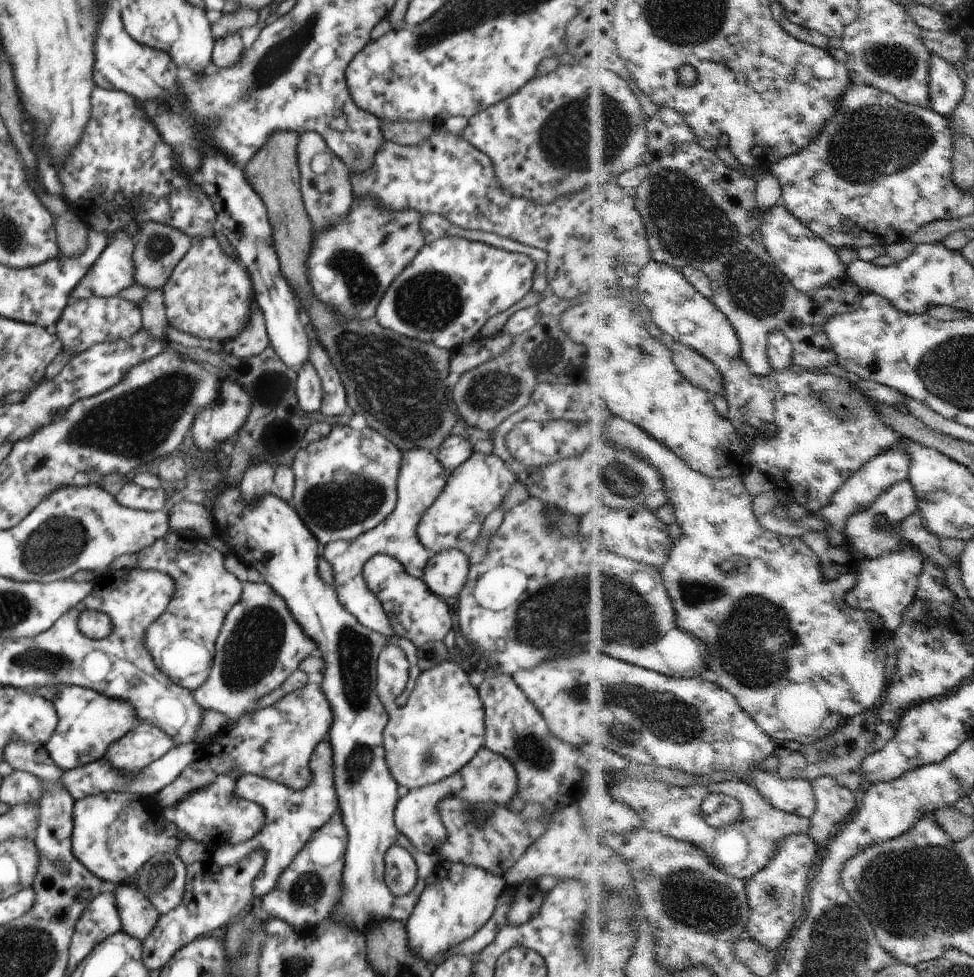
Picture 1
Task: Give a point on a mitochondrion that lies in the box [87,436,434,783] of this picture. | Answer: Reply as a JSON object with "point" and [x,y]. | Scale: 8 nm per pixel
{"point":[251,648]}

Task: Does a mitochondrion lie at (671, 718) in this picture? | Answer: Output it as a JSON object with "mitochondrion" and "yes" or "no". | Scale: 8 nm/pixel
{"mitochondrion":"yes"}

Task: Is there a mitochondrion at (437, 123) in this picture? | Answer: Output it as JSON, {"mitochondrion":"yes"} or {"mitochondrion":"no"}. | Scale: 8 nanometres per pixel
{"mitochondrion":"no"}

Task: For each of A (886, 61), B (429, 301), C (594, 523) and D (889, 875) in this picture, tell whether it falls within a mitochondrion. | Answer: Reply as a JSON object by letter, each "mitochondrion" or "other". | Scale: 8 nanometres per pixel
{"A":"mitochondrion","B":"mitochondrion","C":"other","D":"mitochondrion"}

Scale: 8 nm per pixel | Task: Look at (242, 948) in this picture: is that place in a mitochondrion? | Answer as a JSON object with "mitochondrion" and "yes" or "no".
{"mitochondrion":"yes"}

